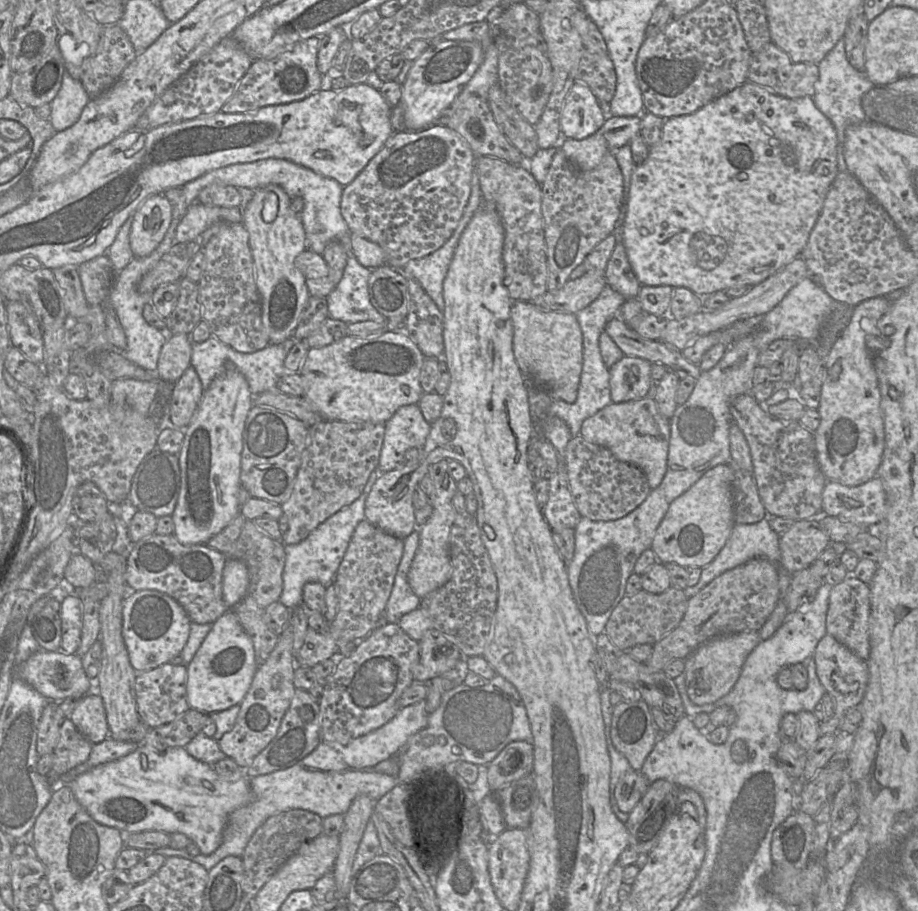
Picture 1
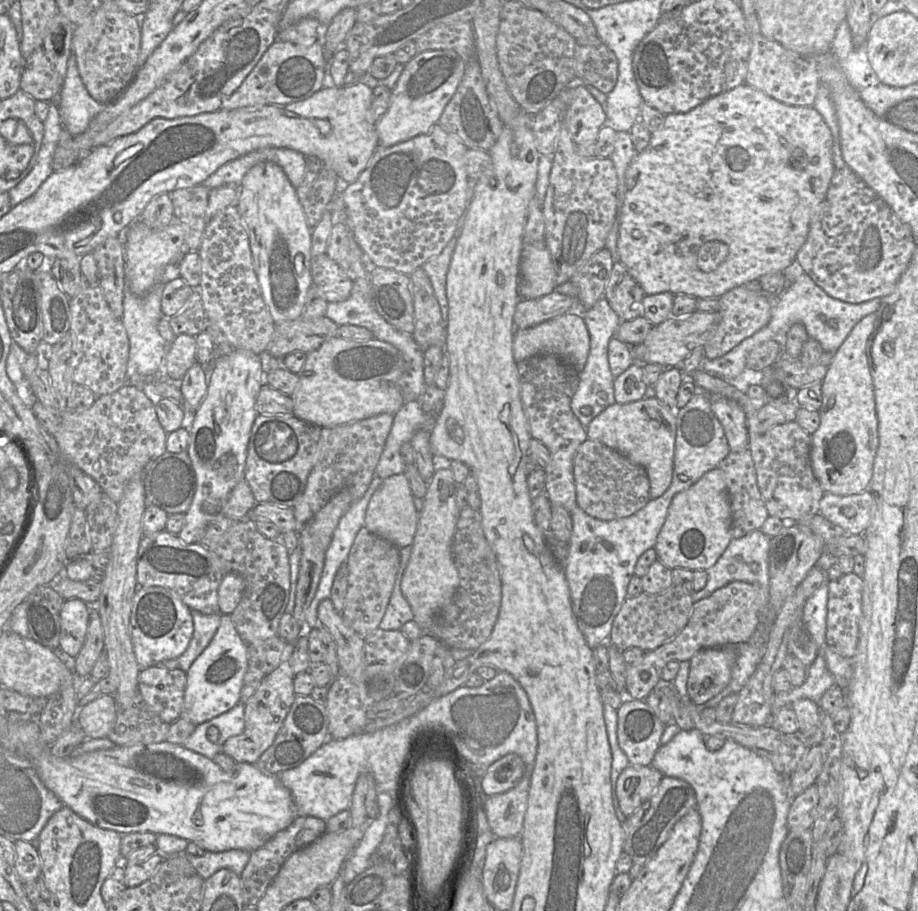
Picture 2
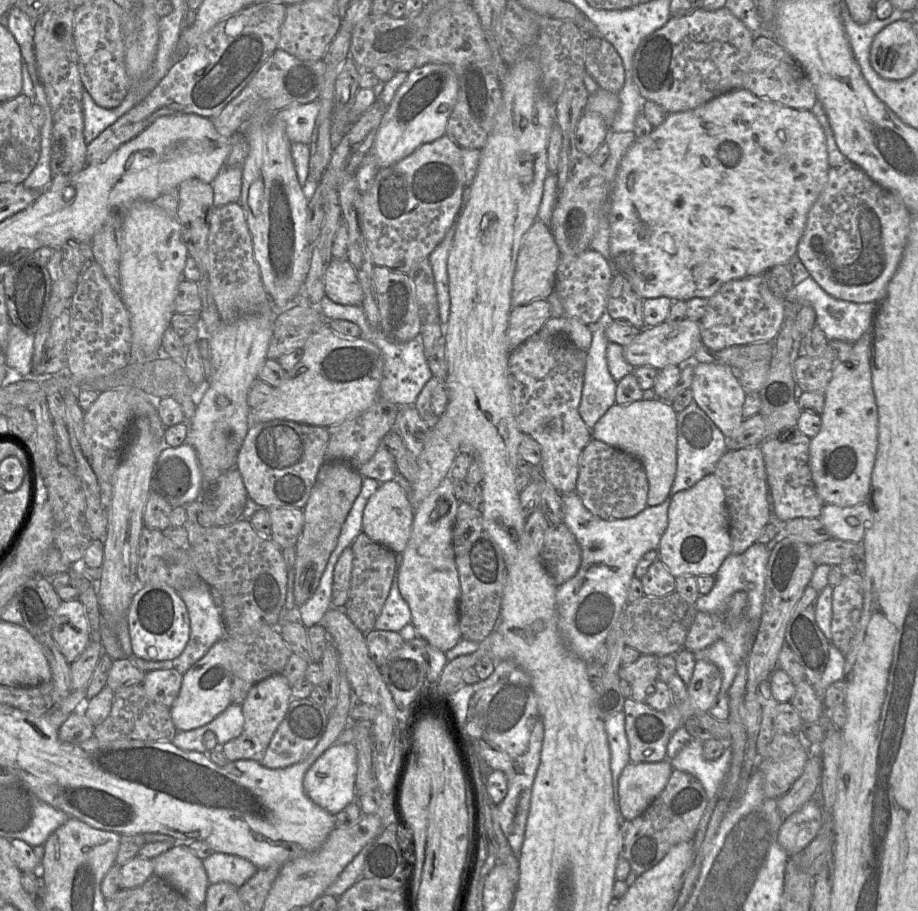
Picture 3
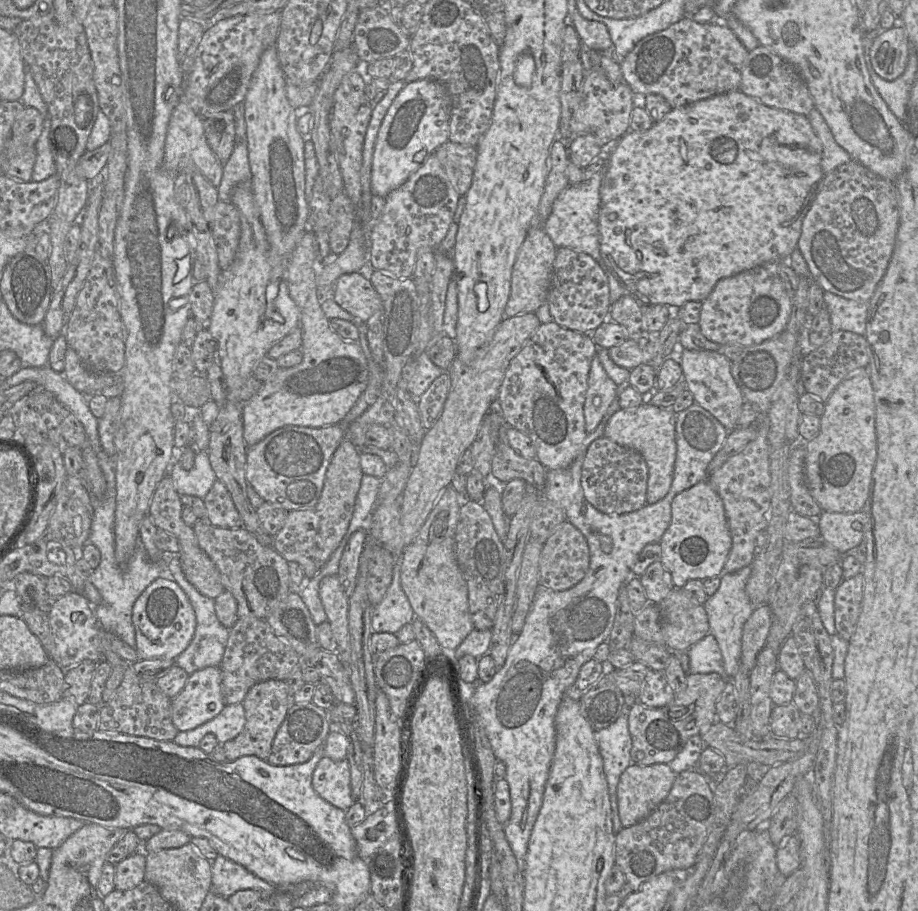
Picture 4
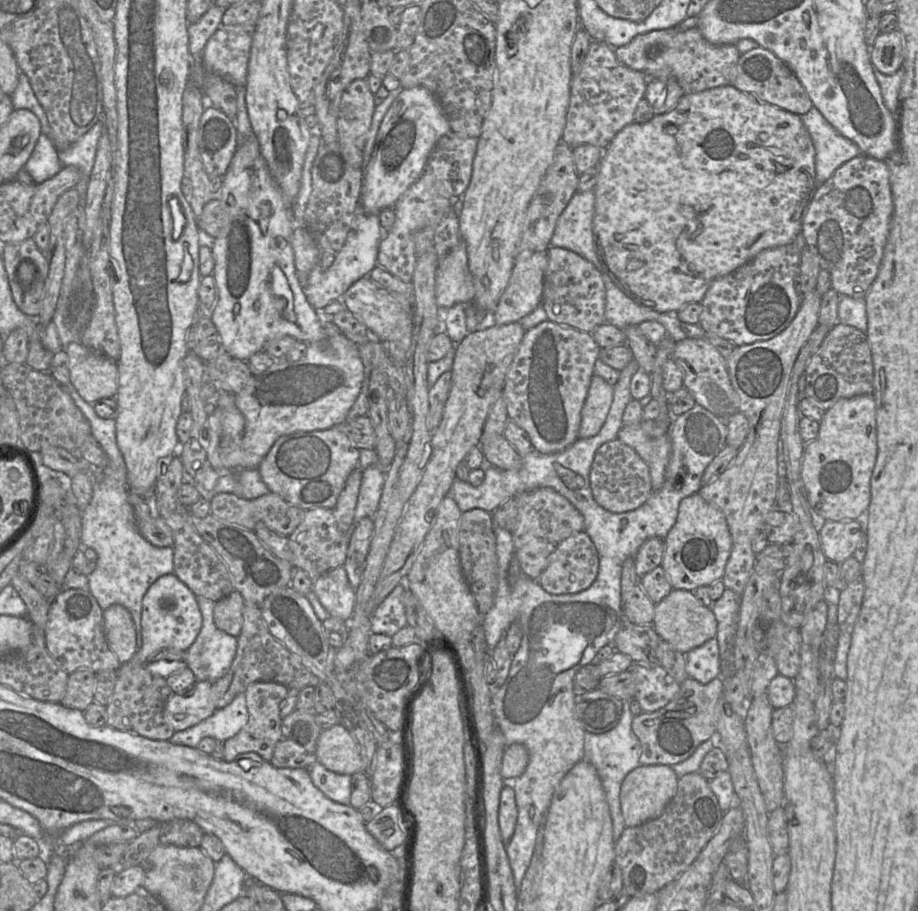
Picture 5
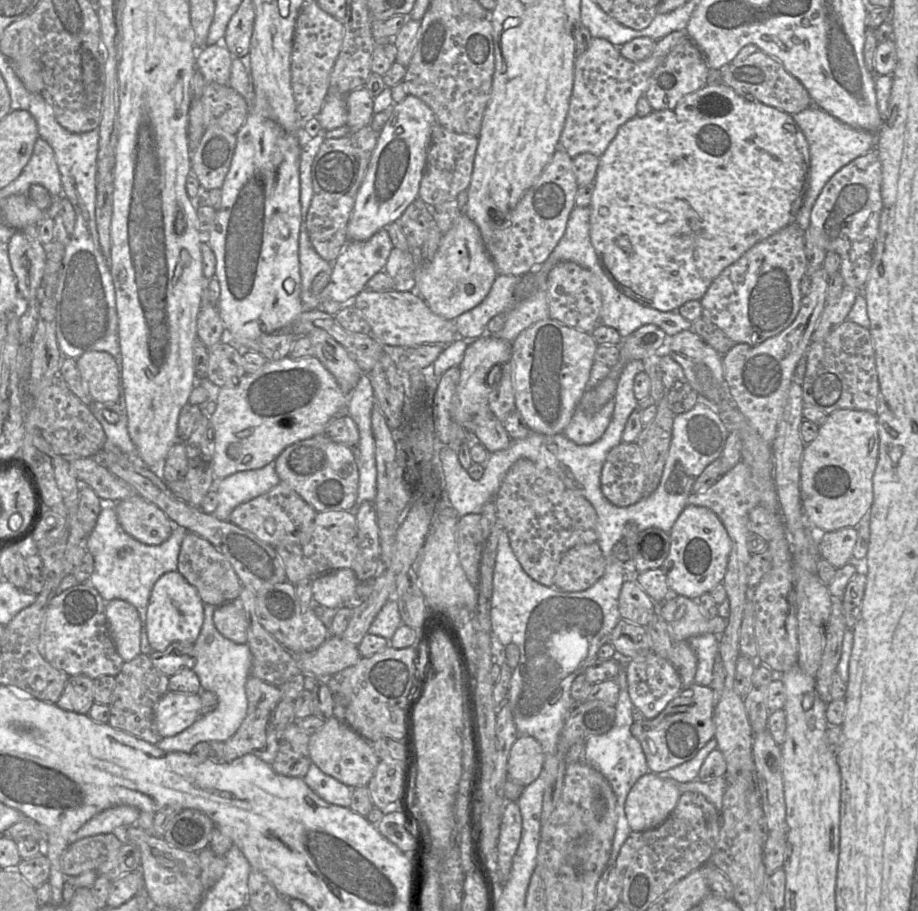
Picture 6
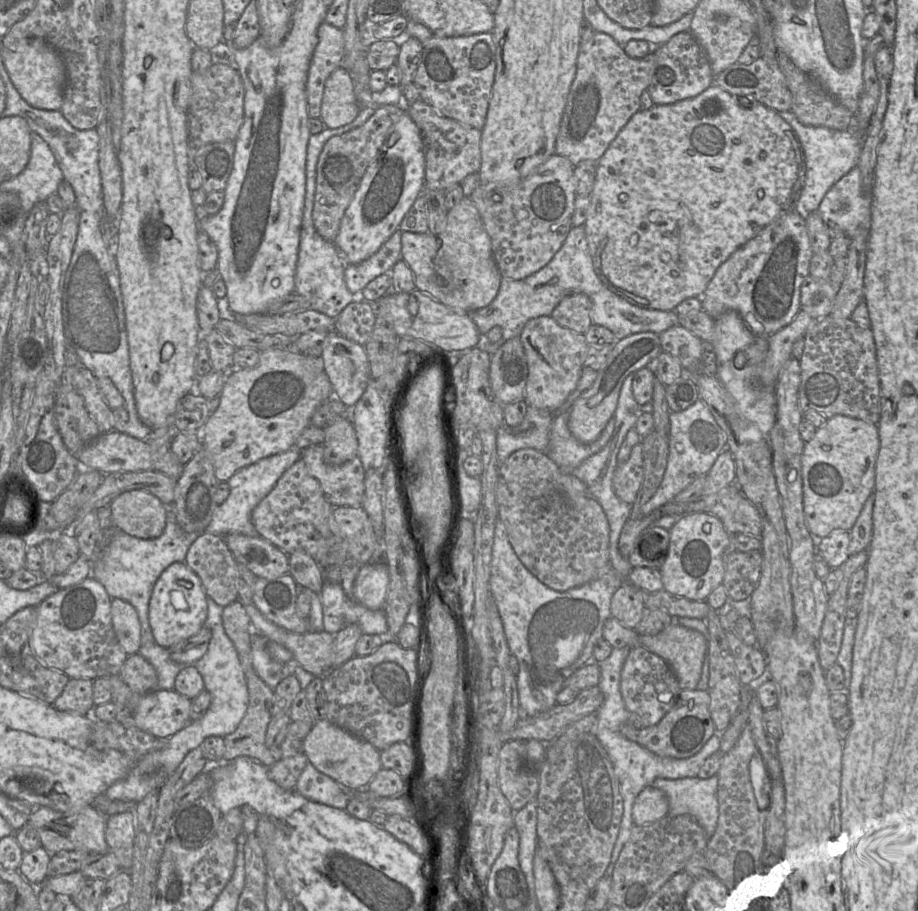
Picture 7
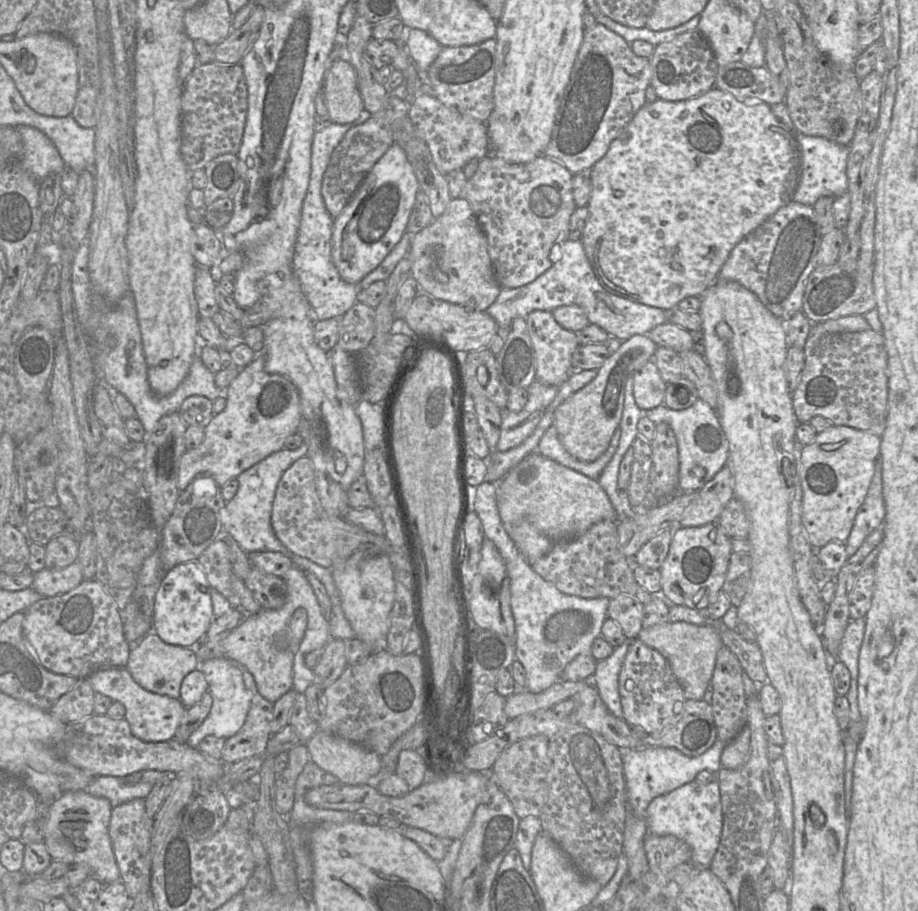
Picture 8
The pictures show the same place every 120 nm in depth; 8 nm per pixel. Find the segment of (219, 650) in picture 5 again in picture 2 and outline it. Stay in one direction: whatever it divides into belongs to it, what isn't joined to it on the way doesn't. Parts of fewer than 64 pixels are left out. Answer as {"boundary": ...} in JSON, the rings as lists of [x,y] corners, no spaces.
{"boundary":[[[191,610],[193,635],[187,649],[178,657],[179,668],[187,672],[192,663],[213,639],[221,620],[221,613],[203,614]]]}

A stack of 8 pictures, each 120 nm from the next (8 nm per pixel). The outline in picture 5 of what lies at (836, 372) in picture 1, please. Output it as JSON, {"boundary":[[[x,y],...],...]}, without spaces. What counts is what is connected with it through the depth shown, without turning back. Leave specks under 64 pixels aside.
{"boundary":[[[873,394],[838,400],[825,411],[817,437],[806,443],[801,475],[809,505],[821,521],[858,520],[871,502],[871,477],[878,453]]]}

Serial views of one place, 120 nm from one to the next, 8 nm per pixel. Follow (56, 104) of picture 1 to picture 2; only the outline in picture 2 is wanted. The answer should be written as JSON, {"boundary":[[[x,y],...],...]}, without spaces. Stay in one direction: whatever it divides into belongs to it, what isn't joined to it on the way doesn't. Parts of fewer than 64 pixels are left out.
{"boundary":[[[71,55],[63,86],[57,97],[63,129],[73,136],[83,133],[90,121],[106,106],[107,104],[99,103],[89,95],[79,75],[75,56]]]}

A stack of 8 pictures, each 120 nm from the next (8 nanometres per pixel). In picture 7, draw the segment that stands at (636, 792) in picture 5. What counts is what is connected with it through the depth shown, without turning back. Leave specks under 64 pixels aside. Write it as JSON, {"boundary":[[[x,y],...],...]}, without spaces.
{"boundary":[[[645,787],[637,796],[632,809],[634,826],[653,825],[669,814],[669,803],[666,794],[653,787]]]}

